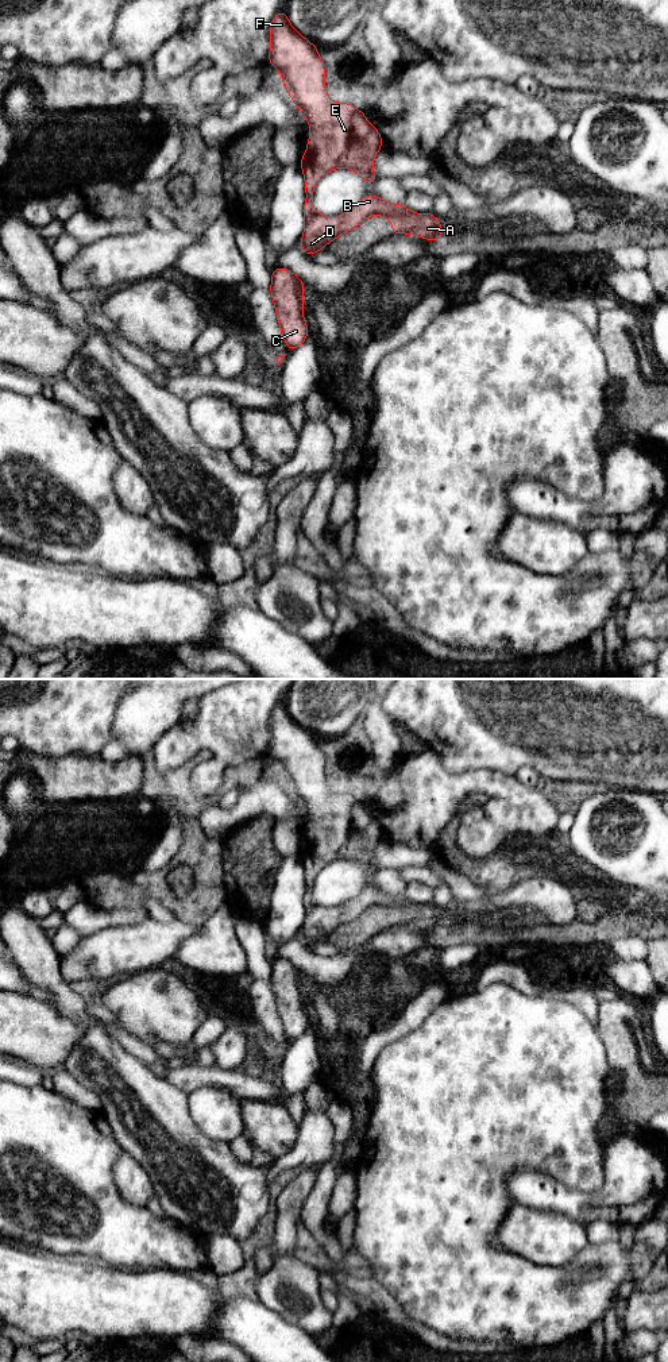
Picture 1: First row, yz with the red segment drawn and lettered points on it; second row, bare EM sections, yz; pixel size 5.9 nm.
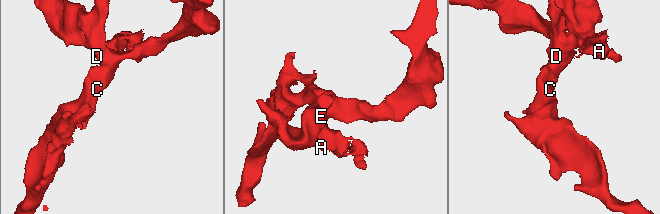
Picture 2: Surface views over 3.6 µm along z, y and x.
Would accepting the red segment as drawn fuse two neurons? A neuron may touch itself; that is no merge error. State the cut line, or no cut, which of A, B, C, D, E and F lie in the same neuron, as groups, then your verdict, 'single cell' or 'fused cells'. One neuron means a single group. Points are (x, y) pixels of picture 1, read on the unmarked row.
yz (406, 901), (398, 906), (377, 905) | A / B C D E F | fused cells

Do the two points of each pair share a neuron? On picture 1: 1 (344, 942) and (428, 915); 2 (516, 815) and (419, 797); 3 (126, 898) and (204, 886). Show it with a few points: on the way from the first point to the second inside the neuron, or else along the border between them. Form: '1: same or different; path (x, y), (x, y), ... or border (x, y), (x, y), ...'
1: same; path (365, 926), (373, 919), (385, 915), (408, 915)
2: same; path (491, 791), (487, 787), (454, 787), (443, 791)
3: same; path (145, 891), (161, 891), (172, 902), (185, 902)

